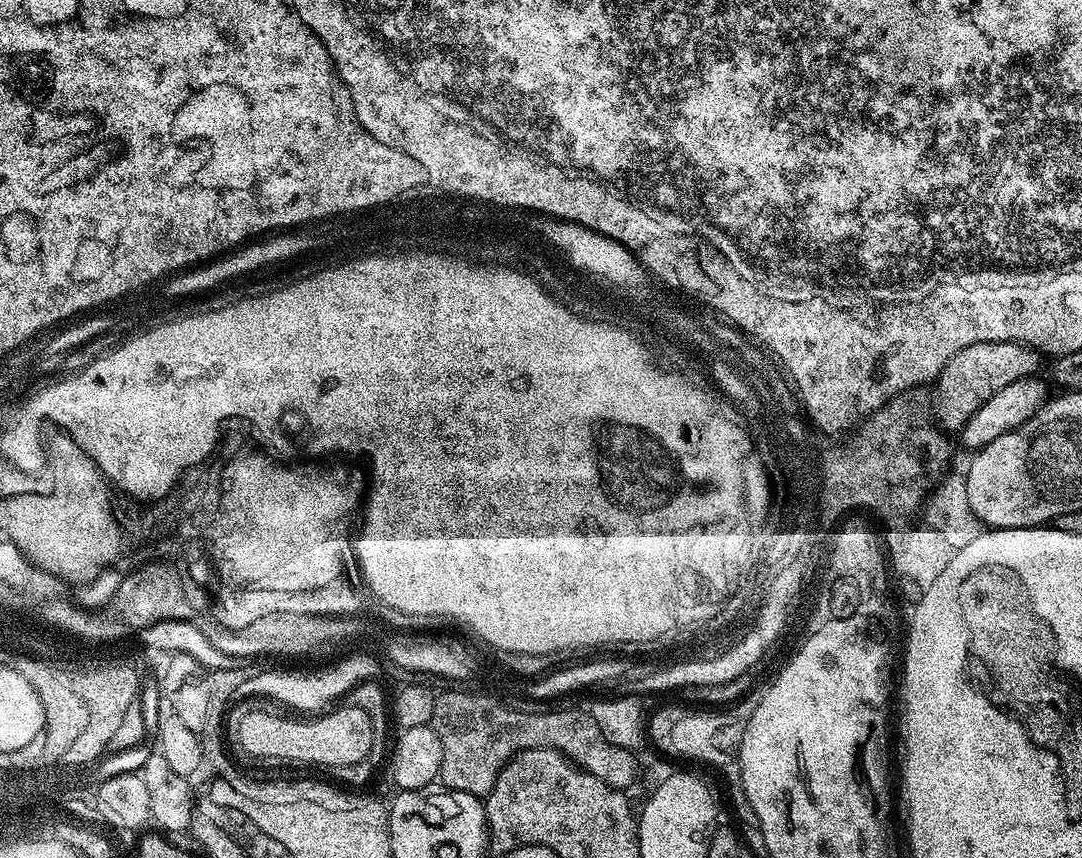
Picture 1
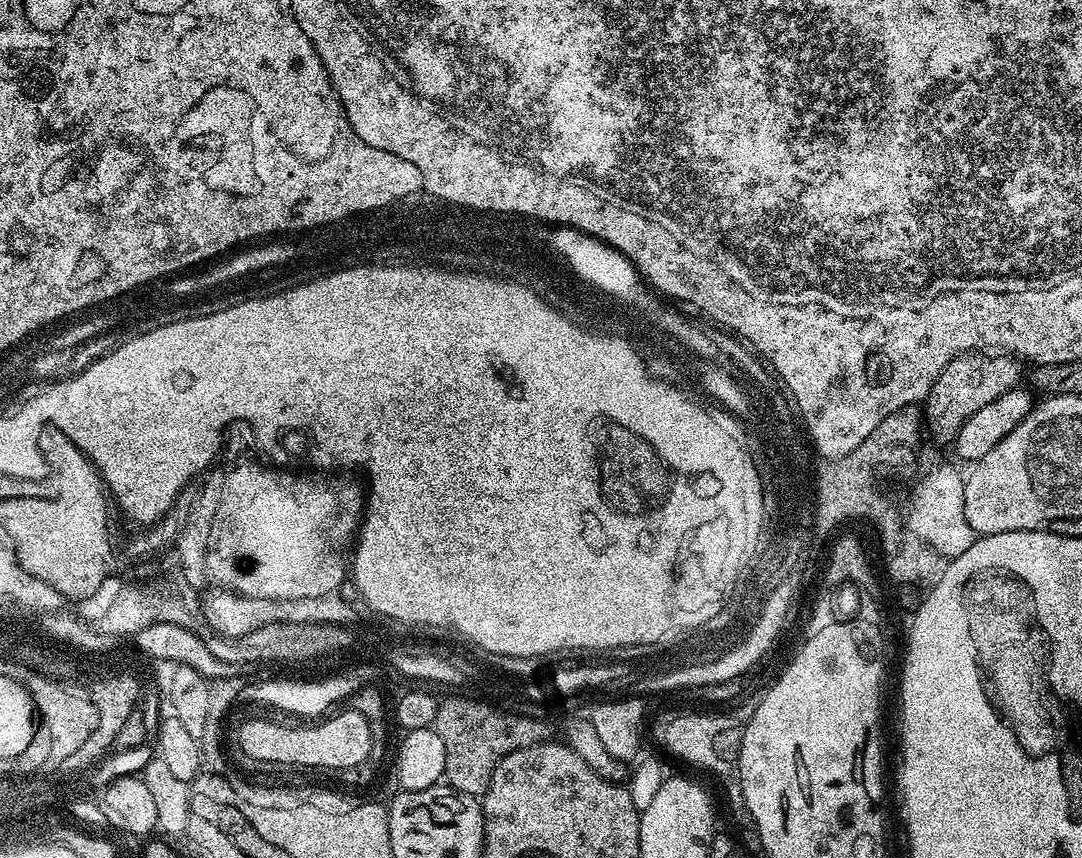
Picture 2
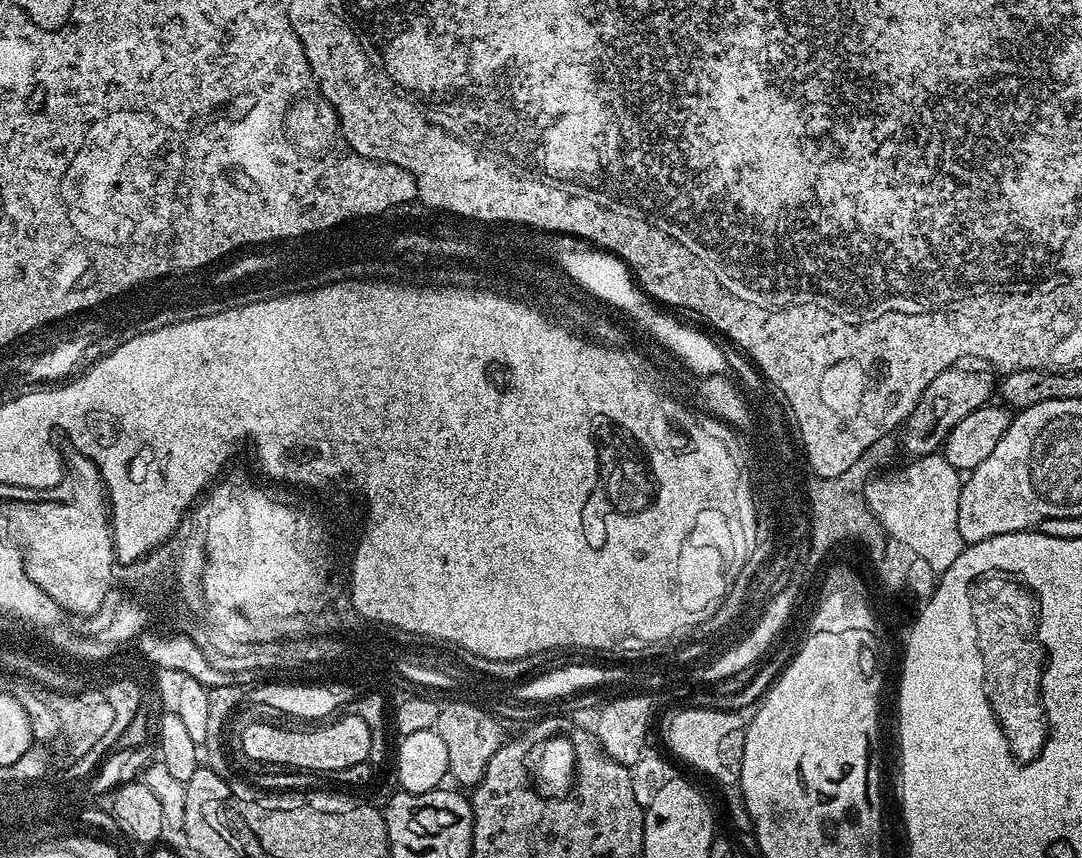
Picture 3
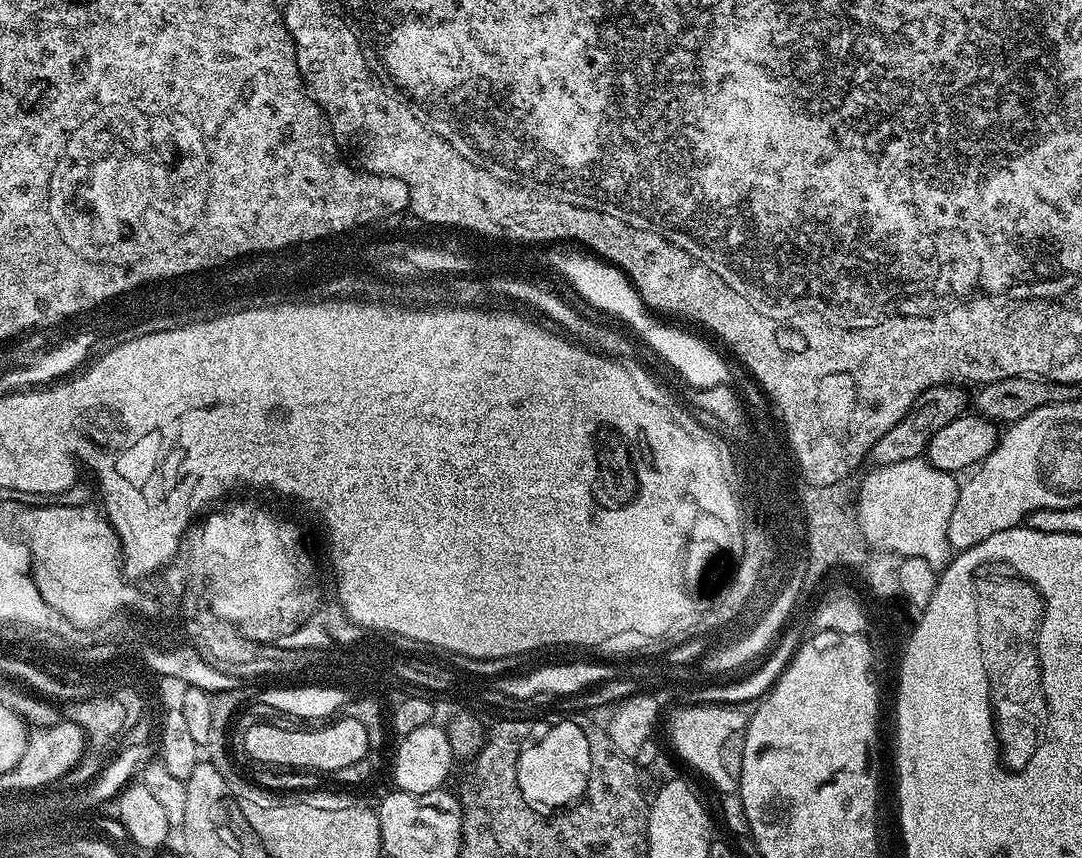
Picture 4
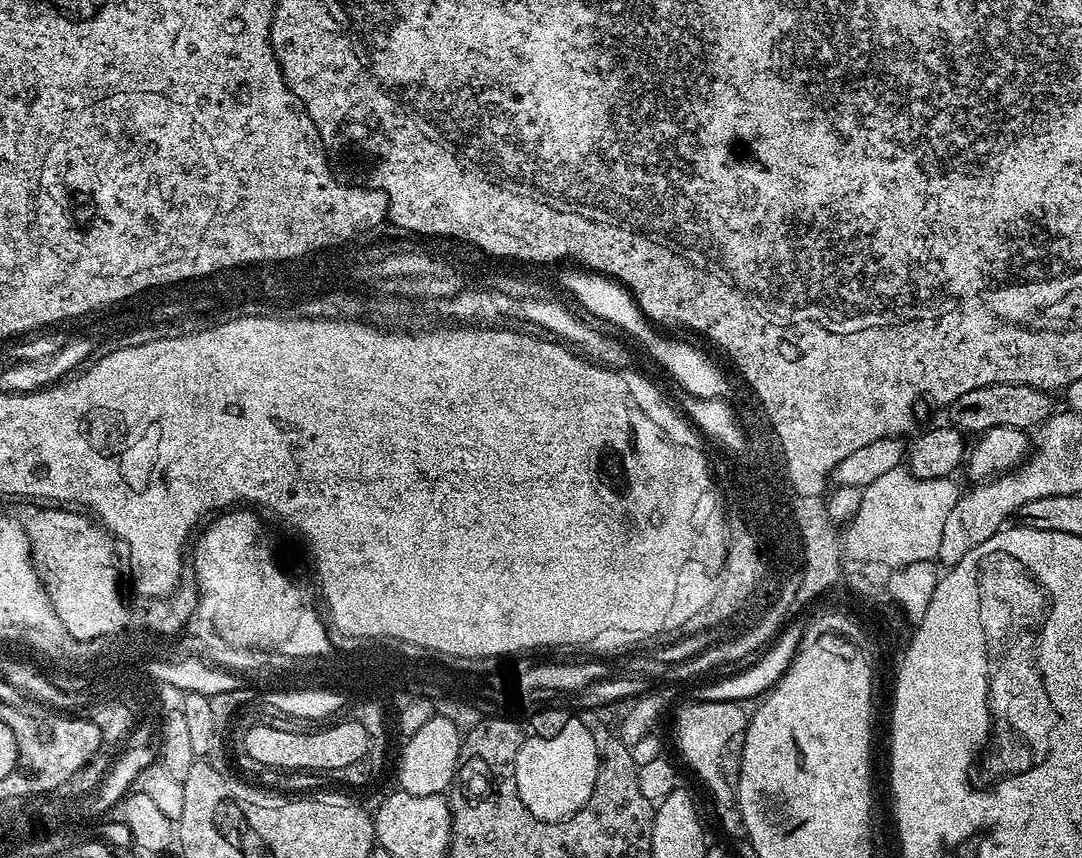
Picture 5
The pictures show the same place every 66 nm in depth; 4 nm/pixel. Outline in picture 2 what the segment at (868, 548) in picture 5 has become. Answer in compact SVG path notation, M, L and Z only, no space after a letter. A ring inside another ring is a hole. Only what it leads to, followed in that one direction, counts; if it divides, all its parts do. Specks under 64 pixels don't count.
M940 464L932 468L916 484L916 489L910 494L910 501L914 504L912 508L912 527L916 532L925 536L926 542L930 544L944 558L961 556L973 542L978 538L977 533L966 522L966 510L964 509L964 476L952 464Z

